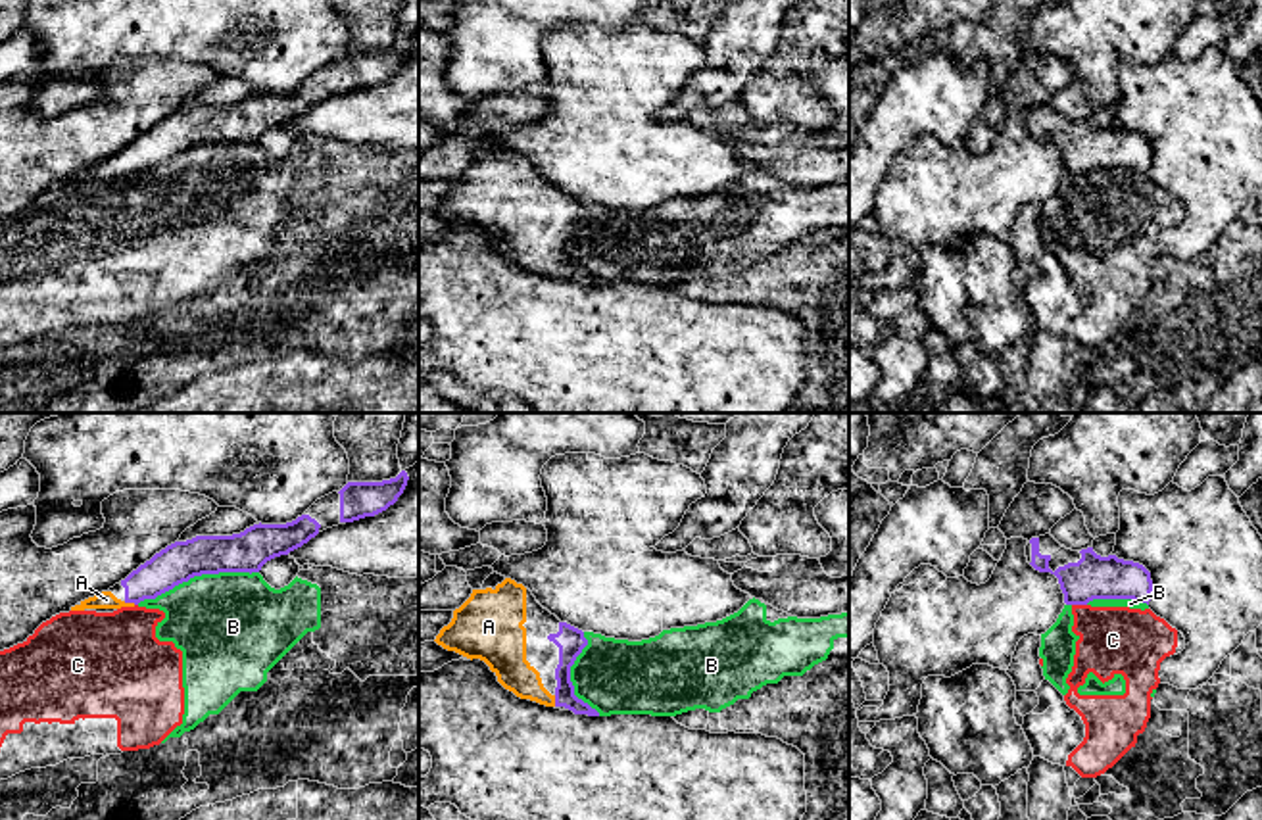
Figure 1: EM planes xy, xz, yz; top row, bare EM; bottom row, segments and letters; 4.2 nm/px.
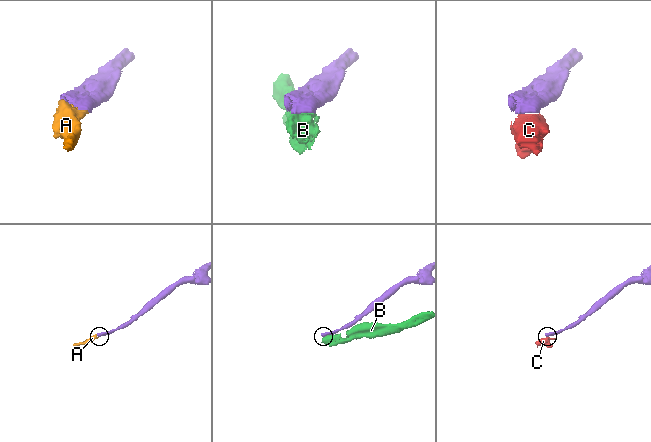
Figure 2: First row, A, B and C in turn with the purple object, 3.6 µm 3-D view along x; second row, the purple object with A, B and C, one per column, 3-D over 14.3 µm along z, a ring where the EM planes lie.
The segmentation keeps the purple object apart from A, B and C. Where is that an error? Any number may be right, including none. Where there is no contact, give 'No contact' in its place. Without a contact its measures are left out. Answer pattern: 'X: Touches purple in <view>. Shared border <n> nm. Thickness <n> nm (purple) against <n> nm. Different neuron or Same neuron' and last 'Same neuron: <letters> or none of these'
A: Touches purple in xy. Shared border 60 nm. Thickness 160 nm (purple) against 80 nm. Same neuron
B: Touches purple in xy. Shared border 550 nm. Thickness 170 nm (purple) against 440 nm. Different neuron
C: Touches purple in yz. Shared border 60 nm. Thickness 190 nm (purple) against 280 nm. Different neuron
Same neuron: A

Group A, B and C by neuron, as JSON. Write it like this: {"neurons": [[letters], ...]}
{"neurons": [["A"], ["B", "C"]]}

